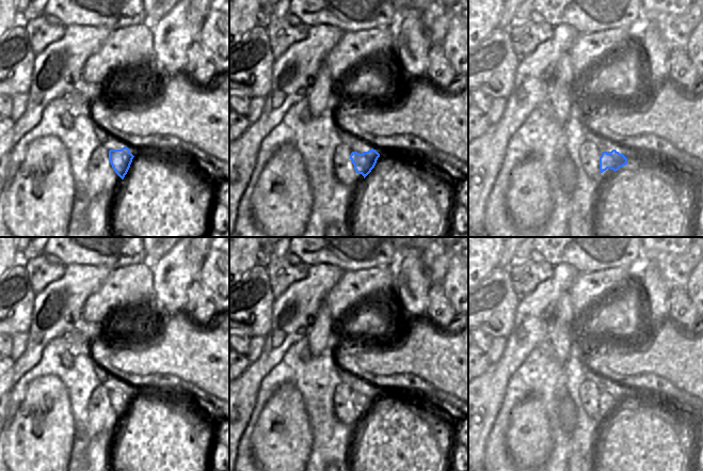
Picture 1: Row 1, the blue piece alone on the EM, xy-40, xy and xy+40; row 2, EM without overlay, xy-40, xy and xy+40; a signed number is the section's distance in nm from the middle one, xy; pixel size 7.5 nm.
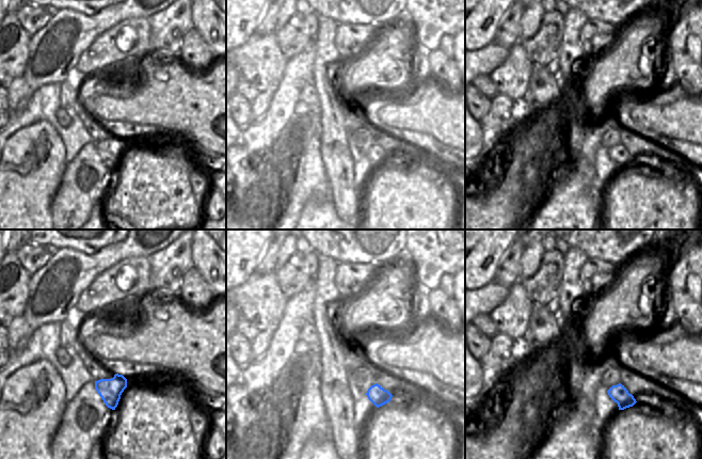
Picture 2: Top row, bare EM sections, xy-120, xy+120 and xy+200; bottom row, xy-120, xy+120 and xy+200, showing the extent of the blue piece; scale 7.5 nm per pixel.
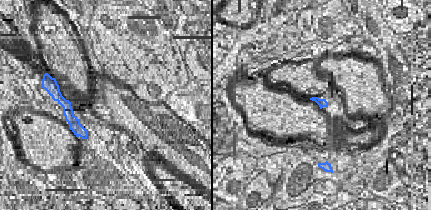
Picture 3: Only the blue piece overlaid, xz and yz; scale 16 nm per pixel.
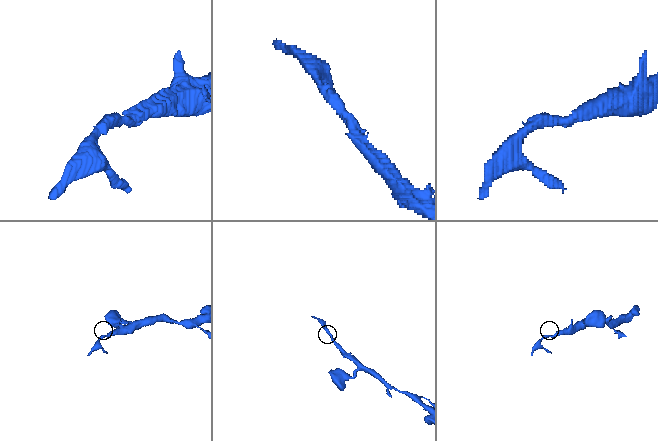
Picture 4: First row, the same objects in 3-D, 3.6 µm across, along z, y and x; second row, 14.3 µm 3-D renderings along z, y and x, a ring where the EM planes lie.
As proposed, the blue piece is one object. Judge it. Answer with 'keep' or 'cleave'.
keep

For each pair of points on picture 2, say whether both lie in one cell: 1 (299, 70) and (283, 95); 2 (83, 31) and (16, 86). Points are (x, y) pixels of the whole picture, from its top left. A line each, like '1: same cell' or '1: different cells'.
1: same cell
2: different cells

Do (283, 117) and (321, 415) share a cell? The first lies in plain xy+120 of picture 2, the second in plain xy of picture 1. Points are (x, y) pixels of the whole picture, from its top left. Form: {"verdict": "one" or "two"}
{"verdict": "two"}

